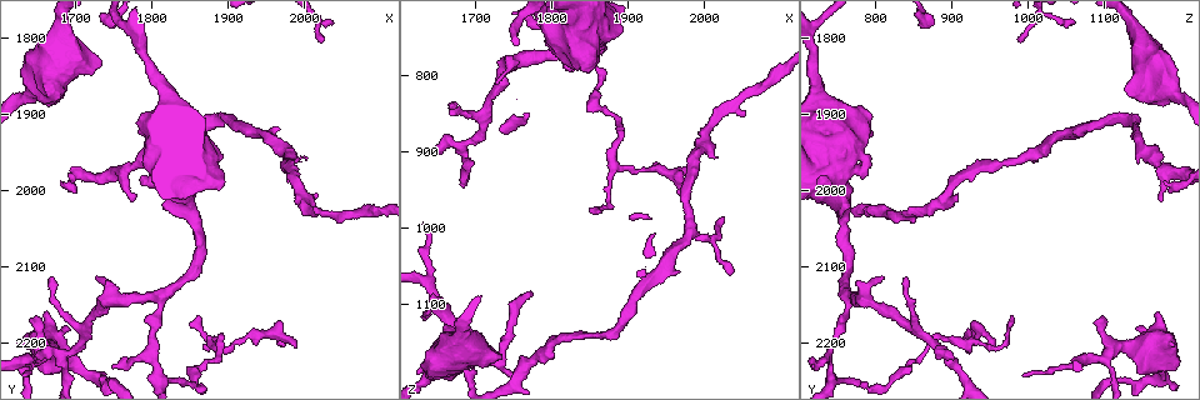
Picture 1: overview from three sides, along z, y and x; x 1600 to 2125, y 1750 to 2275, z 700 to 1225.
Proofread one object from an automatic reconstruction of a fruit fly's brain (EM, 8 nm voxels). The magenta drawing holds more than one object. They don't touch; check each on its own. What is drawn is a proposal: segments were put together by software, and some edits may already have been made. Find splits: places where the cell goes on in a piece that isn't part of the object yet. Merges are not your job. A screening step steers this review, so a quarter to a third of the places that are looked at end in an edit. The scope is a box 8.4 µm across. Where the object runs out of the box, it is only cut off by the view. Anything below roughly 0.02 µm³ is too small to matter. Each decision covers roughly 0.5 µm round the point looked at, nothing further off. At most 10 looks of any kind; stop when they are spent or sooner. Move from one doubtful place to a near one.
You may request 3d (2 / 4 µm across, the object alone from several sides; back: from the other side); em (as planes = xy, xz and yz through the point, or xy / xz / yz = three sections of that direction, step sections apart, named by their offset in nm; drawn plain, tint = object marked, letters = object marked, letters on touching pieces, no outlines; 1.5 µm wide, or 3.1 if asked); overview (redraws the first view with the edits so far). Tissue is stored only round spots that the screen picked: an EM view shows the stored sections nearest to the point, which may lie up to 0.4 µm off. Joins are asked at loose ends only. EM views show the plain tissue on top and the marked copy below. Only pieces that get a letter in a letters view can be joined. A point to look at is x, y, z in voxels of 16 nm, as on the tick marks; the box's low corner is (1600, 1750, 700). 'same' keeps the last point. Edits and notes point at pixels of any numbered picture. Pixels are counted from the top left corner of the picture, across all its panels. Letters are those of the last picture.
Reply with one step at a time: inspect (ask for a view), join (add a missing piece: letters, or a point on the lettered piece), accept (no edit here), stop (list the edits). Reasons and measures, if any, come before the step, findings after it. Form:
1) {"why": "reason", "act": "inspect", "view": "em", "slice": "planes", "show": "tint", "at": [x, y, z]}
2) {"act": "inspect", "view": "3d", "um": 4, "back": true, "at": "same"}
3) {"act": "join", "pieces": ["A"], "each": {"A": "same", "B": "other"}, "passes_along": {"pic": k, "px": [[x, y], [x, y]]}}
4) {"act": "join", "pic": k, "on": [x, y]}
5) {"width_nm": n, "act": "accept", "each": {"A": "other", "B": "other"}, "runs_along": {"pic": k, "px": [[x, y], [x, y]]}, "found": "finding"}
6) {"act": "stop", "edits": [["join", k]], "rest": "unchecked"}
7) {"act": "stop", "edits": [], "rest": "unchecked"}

{"why": "branch stops here", "act": "inspect", "view": "em", "slice": "planes", "show": "letters", "at": [1860, 2170, 985]}

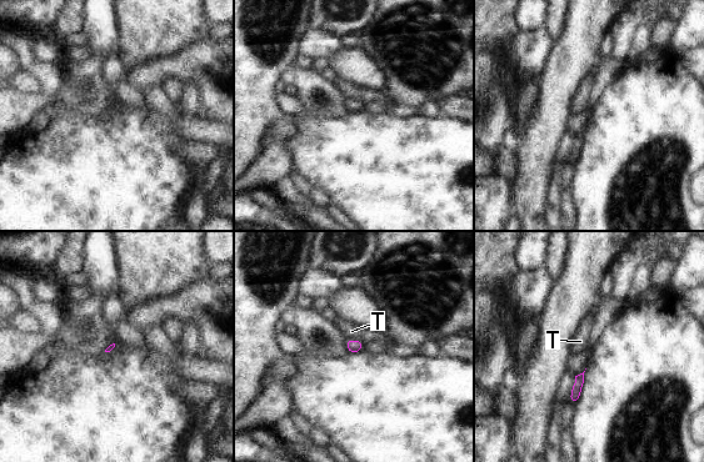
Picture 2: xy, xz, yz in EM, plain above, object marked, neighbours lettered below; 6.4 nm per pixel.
{"act": "accept", "each": {"T": "other"}, "border": {"pic": 2, "px": [[348, 337], [364, 344]]}, "found": "no lettered piece goes on from it"}

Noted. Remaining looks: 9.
{"why": "an open end", "act": "inspect", "view": "3d", "um": 2, "back": true, "at": [1640, 2170, 1090]}

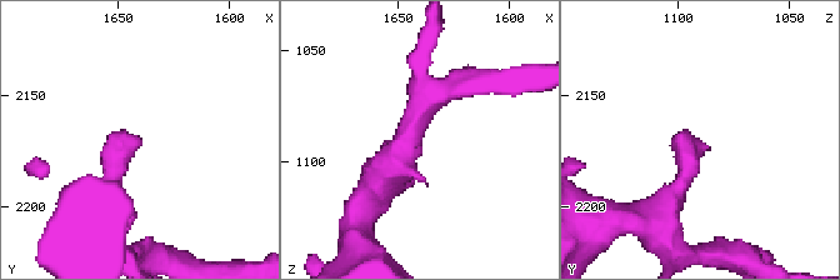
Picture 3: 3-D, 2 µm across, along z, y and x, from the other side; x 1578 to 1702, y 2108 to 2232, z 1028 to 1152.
{"act": "inspect", "view": "em", "slice": "planes", "show": "letters", "at": [1641, 2169, 1091]}

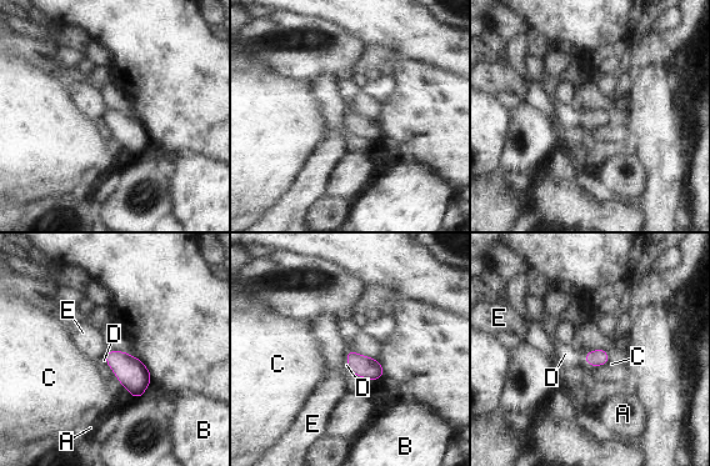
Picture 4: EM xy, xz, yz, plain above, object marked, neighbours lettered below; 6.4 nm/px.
{"act": "join", "pieces": ["D"], "each": {"A": "other", "B": "other", "C": "other", "D": "same", "E": "other"}, "found": "the cell continues"}

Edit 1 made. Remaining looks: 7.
{"why": "see it whole again", "act": "inspect", "view": "overview"}

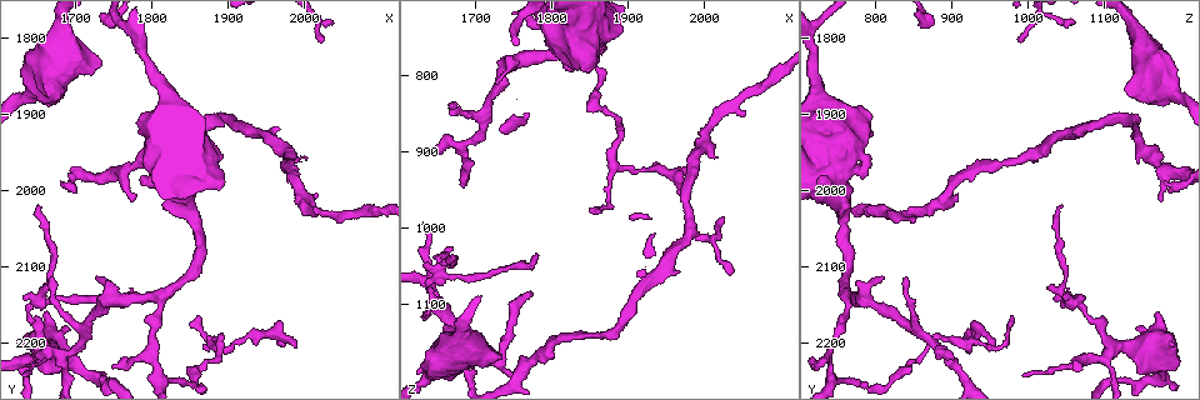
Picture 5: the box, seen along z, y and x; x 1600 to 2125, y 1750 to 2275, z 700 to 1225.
{"why": "thin end", "act": "inspect", "view": "em", "slice": "xz", "step": 4, "show": "letters", "at": [1650, 2220, 900]}

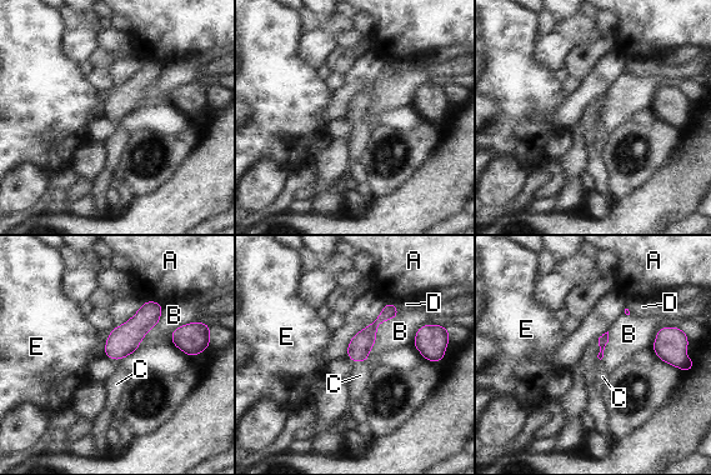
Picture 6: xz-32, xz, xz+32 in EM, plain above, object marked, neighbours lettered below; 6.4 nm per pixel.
{"why": "another direction", "act": "inspect", "view": "em", "slice": "yz", "step": 4, "show": "letters", "at": "same"}

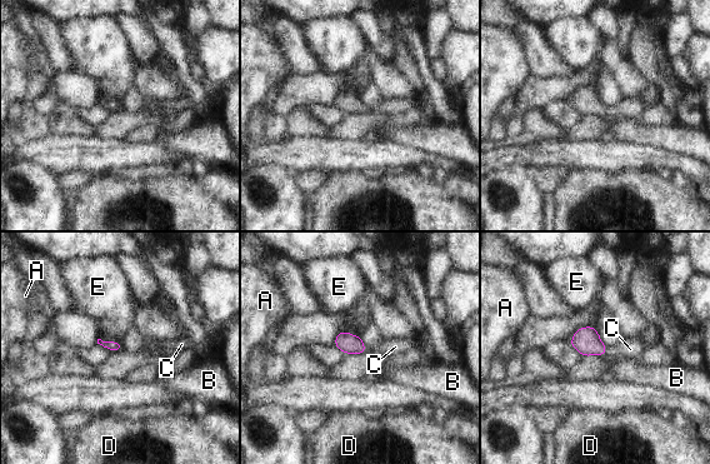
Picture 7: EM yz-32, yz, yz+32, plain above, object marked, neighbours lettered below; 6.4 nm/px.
{"act": "join", "pieces": ["C"], "each": {"A": "other", "B": "other", "C": "same", "D": "other", "E": "other"}, "found": "the cell continues"}

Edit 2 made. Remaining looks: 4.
{"why": "thin end", "act": "inspect", "view": "em", "slice": "yz", "step": 8, "show": "tint", "at": [1975, 2200, 960]}

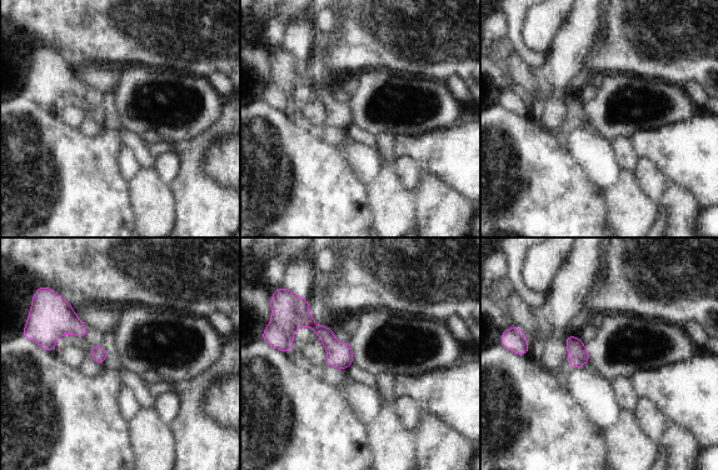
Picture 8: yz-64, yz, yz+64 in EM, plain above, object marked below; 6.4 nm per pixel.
{"act": "inspect", "view": "em", "slice": "planes", "show": "letters", "at": "same"}

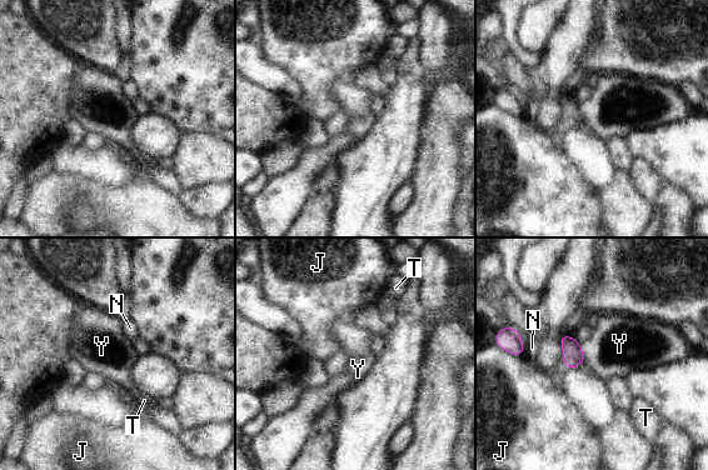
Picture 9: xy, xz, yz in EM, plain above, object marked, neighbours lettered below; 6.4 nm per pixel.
{"act": "accept", "each": {"J": "other", "N": "other", "T": "other", "Y": "other"}, "found": "none of them fits"}

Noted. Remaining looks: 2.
{"act": "stop", "edits": [["join", 4], ["join", 7]], "rest": "unchecked"}

